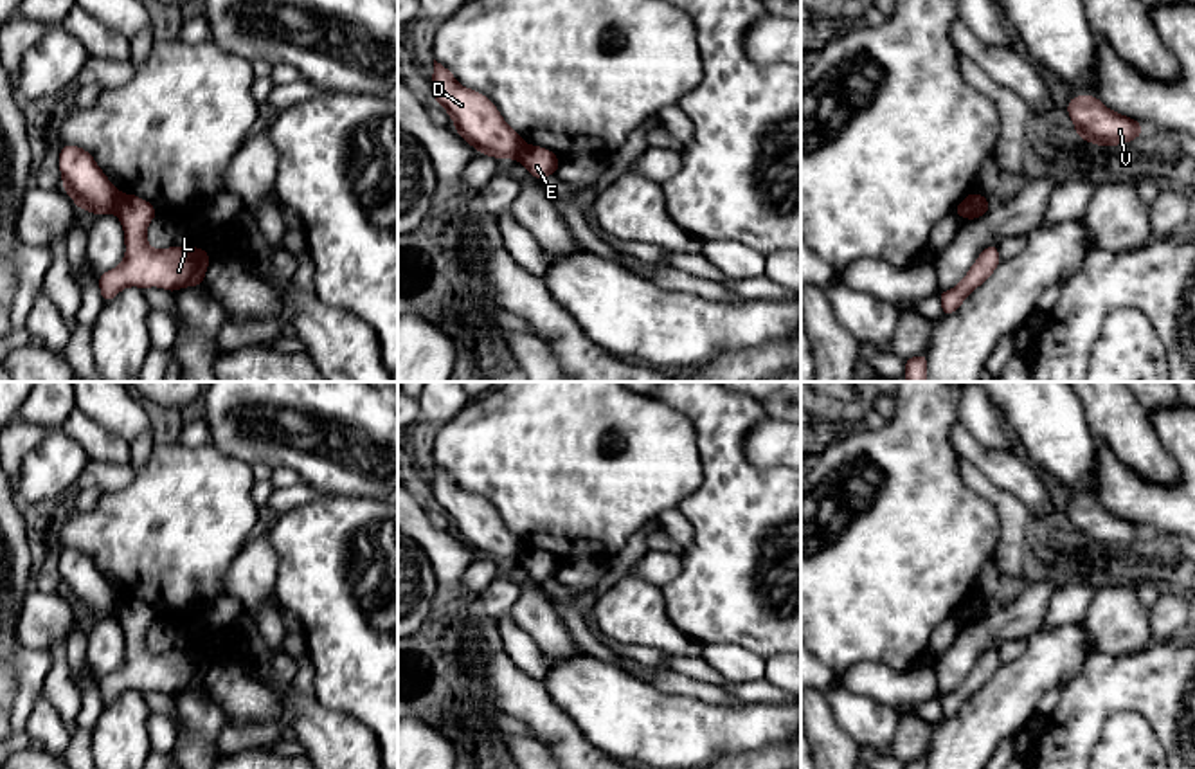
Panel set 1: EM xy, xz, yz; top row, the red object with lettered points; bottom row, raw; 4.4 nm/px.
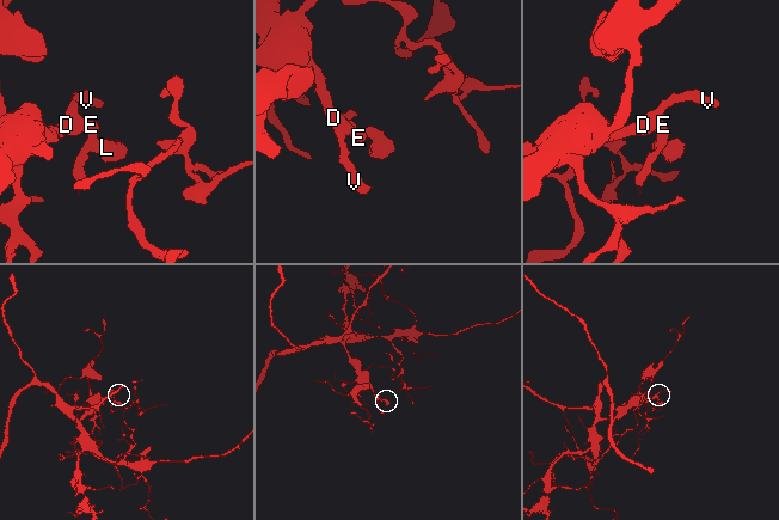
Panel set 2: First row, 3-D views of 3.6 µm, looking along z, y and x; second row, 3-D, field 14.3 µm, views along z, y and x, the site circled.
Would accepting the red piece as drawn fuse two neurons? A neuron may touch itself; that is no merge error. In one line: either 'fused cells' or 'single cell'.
fused cells

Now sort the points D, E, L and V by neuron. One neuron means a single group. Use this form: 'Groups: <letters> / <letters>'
Groups: D V / E L

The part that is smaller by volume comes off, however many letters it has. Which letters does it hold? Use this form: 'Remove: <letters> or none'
Remove: E, L

